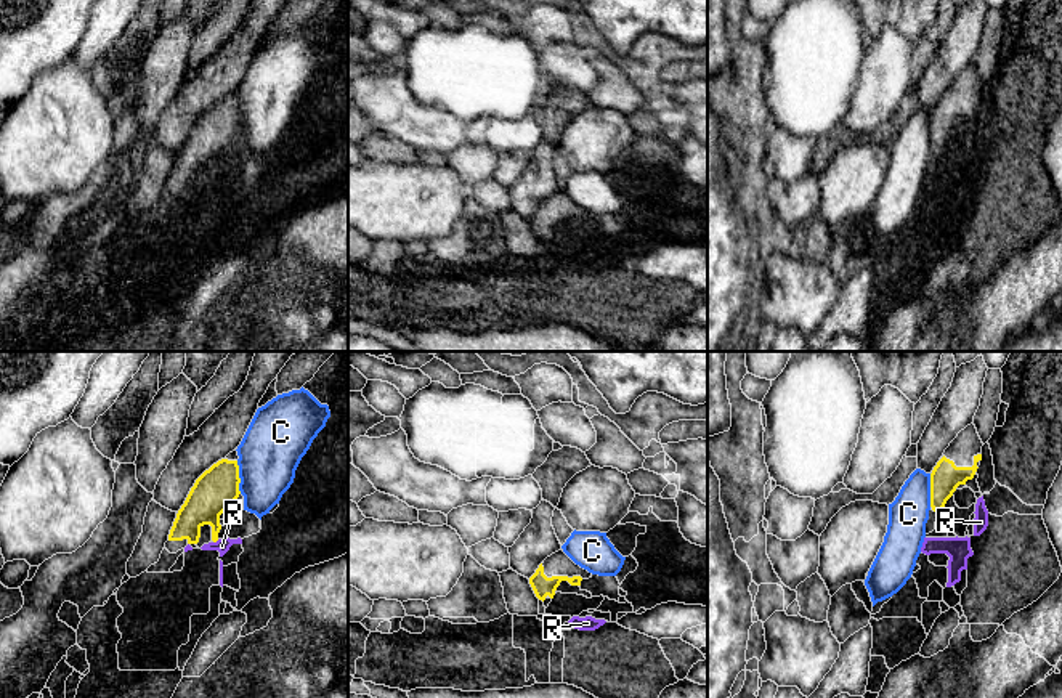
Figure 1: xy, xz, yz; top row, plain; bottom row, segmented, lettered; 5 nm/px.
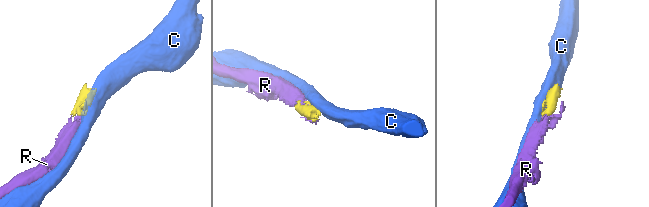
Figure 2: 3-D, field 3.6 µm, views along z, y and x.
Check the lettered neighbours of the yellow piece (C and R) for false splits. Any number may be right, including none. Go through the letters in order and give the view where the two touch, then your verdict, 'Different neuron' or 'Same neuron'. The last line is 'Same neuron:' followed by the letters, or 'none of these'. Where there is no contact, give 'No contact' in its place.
C: Touches yellow in xy. Different neuron
R: Touches yellow in xy. Same neuron
Same neuron: R

